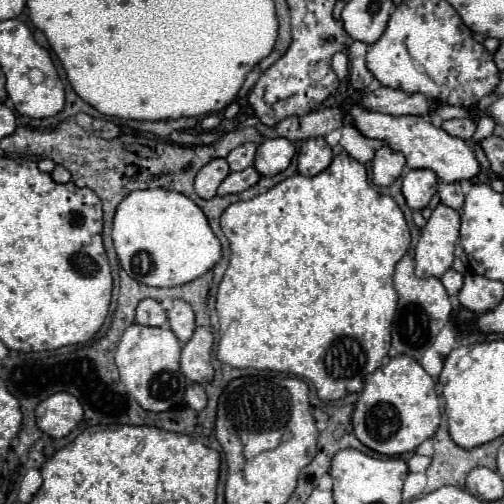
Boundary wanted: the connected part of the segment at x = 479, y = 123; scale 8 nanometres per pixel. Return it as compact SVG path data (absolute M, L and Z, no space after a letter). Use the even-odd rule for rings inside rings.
M482 114L476 118L476 134L474 134L474 142L482 142L484 138L492 136L492 130L494 130L494 120L488 116L488 114Z

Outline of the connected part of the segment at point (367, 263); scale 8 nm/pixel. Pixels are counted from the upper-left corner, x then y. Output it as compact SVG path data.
M342 150L340 154L334 156L332 164L316 176L294 174L252 200L230 204L222 214L222 232L226 234L228 242L230 242L232 256L230 256L230 266L222 278L216 294L216 312L220 323L220 334L222 334L217 349L218 360L224 364L230 364L234 368L276 370L276 372L286 372L286 374L310 380L314 384L317 395L323 401L334 401L344 398L352 392L360 392L364 386L362 378L366 374L372 374L382 364L382 360L388 356L390 326L392 326L392 318L394 318L396 304L398 304L398 294L392 286L392 274L394 274L394 266L398 264L398 260L410 248L410 230L408 230L404 214L398 208L398 204L394 202L394 198L378 194L378 191L374 190L373 185L368 182L366 166L356 162L354 158L350 158L350 154L346 154Z

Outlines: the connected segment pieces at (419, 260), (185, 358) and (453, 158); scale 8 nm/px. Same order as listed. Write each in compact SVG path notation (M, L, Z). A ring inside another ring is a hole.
M438 204L430 220L422 228L422 236L414 250L416 274L420 278L442 278L442 274L452 266L458 232L460 214L450 206Z
M196 328L194 336L184 344L180 368L188 380L206 384L214 378L214 368L210 364L212 342L214 338L208 328Z
M354 106L350 110L350 116L354 118L354 126L362 130L368 138L378 138L386 142L392 150L402 152L406 158L408 168L428 168L432 170L442 182L462 182L472 180L480 172L480 164L472 152L472 148L450 134L446 134L442 128L436 128L430 118L426 116L390 116L390 114L366 114L362 106Z

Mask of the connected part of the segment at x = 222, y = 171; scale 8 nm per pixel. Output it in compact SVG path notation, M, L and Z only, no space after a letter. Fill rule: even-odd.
M214 158L212 162L208 162L194 180L194 188L198 192L200 198L214 198L218 186L222 184L222 180L230 174L228 162L224 158Z

